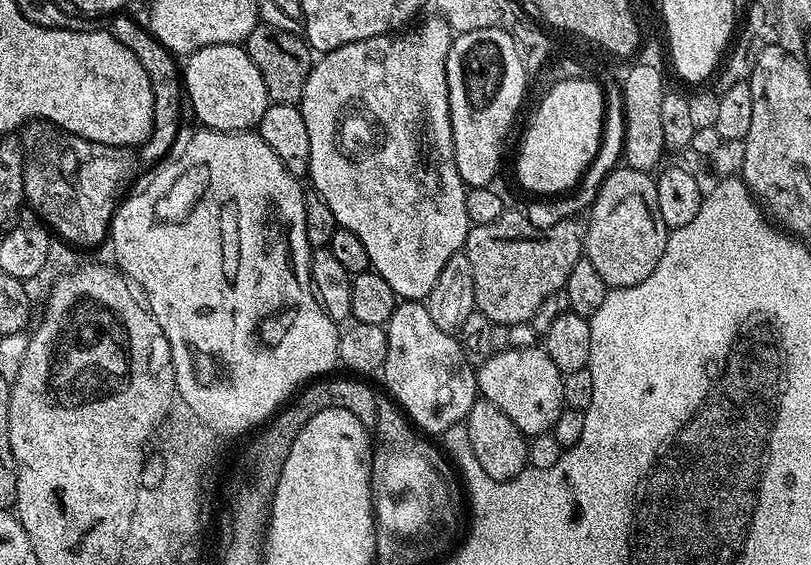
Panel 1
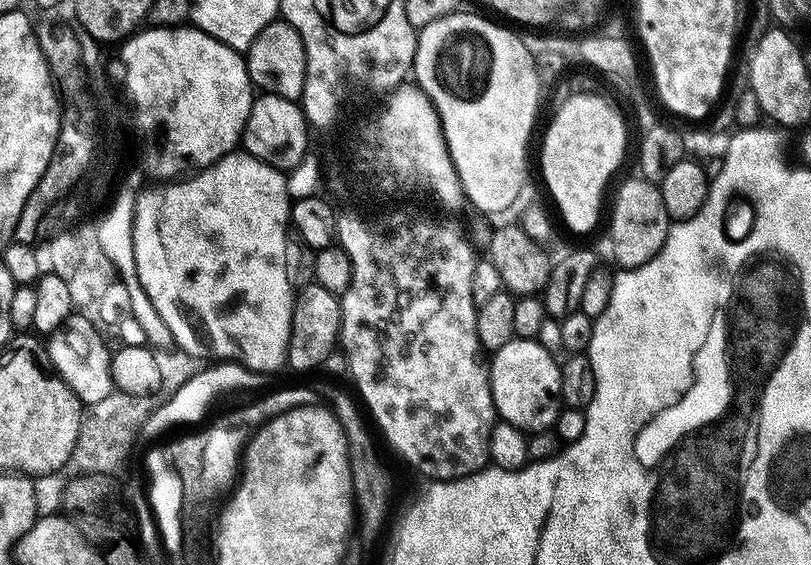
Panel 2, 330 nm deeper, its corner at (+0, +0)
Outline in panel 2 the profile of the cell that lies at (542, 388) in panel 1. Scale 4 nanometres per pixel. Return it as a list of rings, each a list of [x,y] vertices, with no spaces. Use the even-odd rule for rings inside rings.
[[[513,338],[491,353],[488,377],[496,414],[503,423],[512,424],[525,434],[542,432],[555,425],[562,407],[560,364],[536,339]]]

